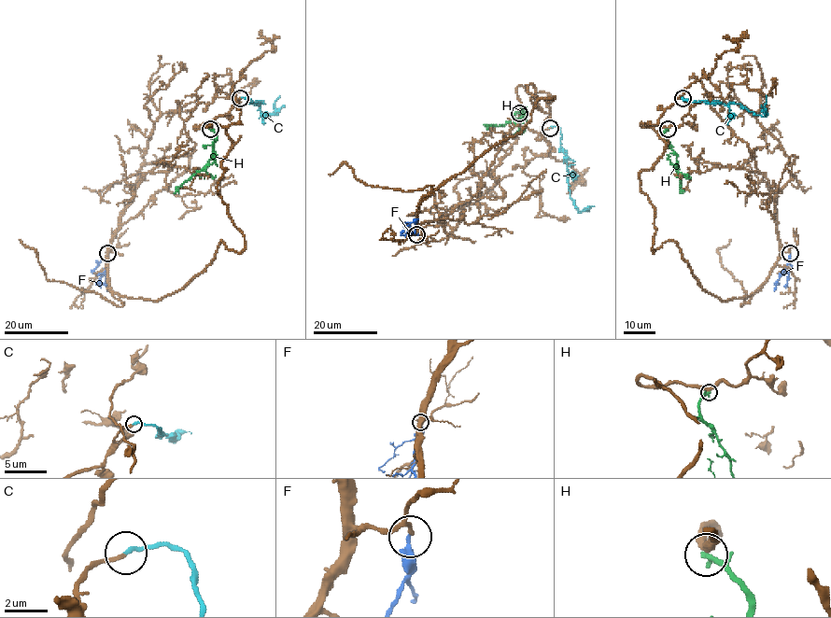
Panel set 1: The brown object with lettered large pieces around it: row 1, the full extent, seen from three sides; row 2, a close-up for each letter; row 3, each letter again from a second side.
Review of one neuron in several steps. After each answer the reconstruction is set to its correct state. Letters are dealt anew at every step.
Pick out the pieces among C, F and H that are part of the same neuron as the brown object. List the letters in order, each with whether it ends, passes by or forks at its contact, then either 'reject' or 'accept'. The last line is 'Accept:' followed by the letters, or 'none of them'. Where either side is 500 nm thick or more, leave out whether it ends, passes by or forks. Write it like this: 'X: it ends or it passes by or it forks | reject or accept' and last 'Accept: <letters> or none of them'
C: it ends | accept
F: it ends | reject
H: it ends | reject
Accept: C

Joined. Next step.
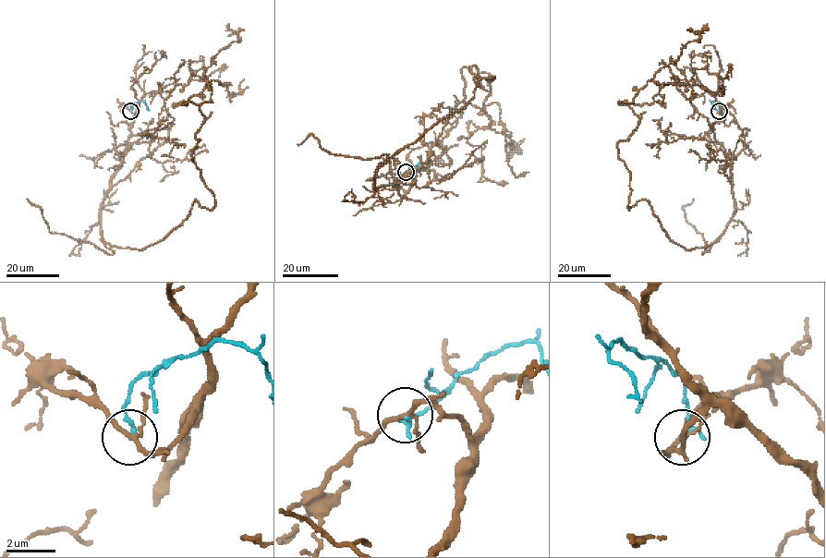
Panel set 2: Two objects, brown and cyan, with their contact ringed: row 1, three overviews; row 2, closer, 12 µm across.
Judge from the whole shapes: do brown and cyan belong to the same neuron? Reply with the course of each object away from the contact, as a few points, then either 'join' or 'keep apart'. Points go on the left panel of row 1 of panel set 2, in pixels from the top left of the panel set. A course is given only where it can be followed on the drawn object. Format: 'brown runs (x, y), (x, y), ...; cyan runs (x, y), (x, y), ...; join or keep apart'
brown runs (130, 111), (100, 231), (143, 249), (214, 205), (183, 103), (219, 77); cyan runs (130, 111), (132, 104), (141, 101), (150, 109); keep apart

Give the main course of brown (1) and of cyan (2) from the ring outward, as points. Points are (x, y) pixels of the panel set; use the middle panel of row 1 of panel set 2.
1: (406, 172), (404, 198), (375, 188), (494, 78), (475, 66), (464, 101), (490, 119), (467, 141), (498, 185)
2: (406, 172), (420, 163), (426, 169)

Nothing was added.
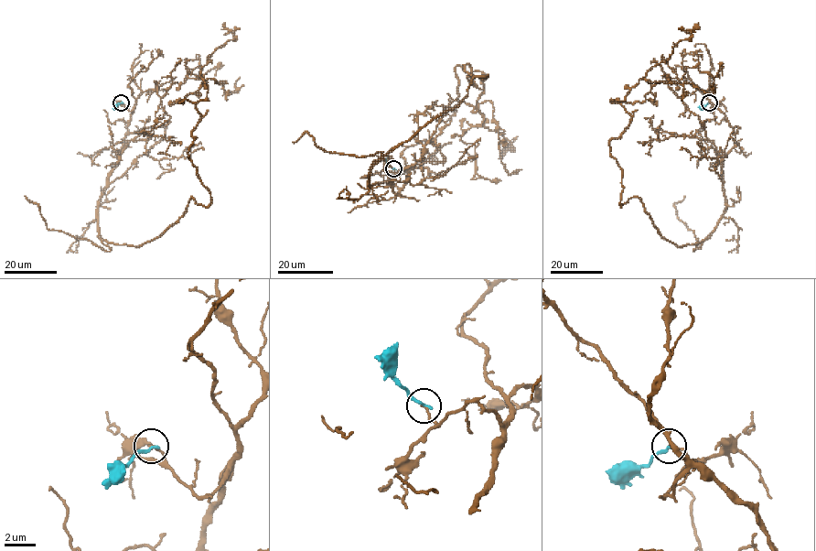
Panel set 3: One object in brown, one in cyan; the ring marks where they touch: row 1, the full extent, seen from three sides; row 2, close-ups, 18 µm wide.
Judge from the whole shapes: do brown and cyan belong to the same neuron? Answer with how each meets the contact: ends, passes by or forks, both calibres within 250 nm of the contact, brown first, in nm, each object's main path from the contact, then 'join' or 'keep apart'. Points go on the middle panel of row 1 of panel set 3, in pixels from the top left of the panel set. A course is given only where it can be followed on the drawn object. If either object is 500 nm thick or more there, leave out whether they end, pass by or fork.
brown ends | cyan ends | 140/200 nm | brown via (394, 169), (398, 195), (370, 186), (488, 76), (468, 65), (457, 99), (483, 117), (460, 139), (491, 182) | cyan via (394, 169), (389, 164), (389, 157) | keep apart

